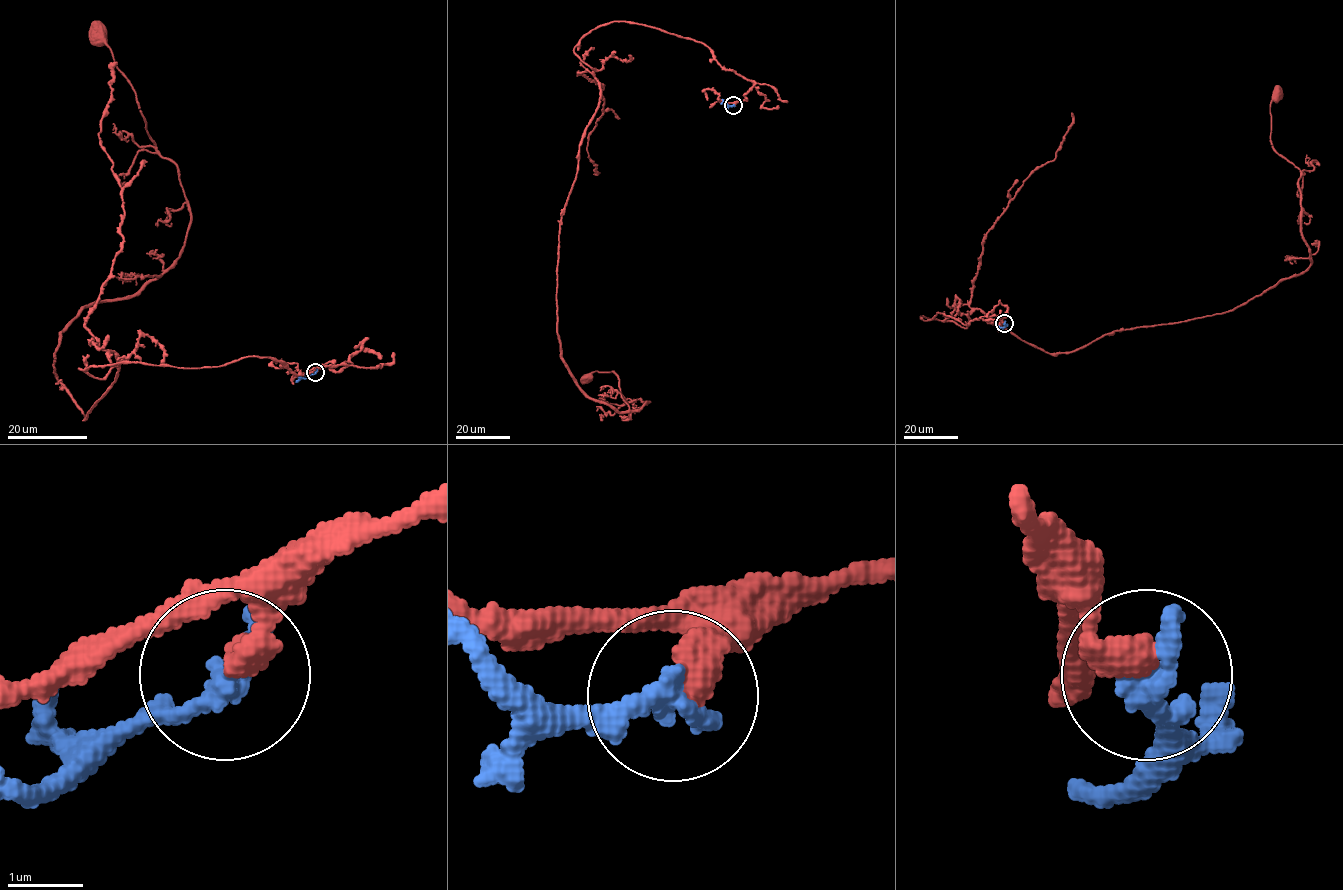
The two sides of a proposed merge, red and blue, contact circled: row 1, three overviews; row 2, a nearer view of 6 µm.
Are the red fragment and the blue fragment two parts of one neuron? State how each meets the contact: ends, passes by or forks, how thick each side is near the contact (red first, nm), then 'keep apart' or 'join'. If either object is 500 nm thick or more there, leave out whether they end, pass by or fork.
red ends; blue passes by; calibres 440 and 240 nm; keep apart

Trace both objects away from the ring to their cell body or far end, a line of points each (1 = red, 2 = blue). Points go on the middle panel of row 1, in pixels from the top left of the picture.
1: (733, 105), (755, 83), (693, 40), (574, 49), (600, 96), (560, 355), (649, 402), (586, 378)
2: (733, 105), (720, 104)

